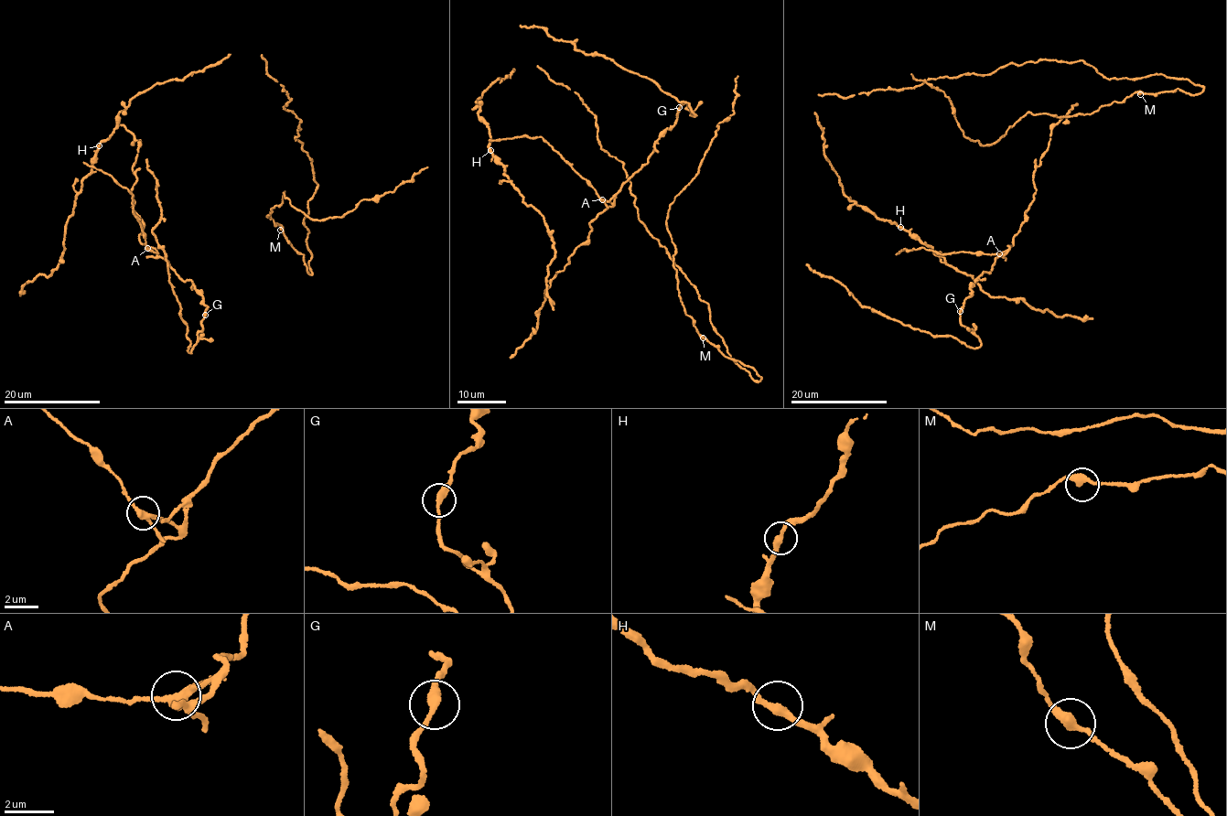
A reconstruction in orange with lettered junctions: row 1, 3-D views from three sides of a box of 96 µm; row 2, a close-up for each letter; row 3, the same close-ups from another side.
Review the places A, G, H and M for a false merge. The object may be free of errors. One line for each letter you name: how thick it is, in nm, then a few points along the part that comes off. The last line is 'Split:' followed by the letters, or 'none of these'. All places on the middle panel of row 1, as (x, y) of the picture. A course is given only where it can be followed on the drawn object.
A: 260 nm | (602, 198), (588, 180), (575, 172), (541, 137), (517, 136), (489, 141)
Split: A

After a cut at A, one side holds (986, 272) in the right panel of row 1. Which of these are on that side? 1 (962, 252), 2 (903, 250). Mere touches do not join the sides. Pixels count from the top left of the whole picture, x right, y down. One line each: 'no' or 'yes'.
1: no
2: no

